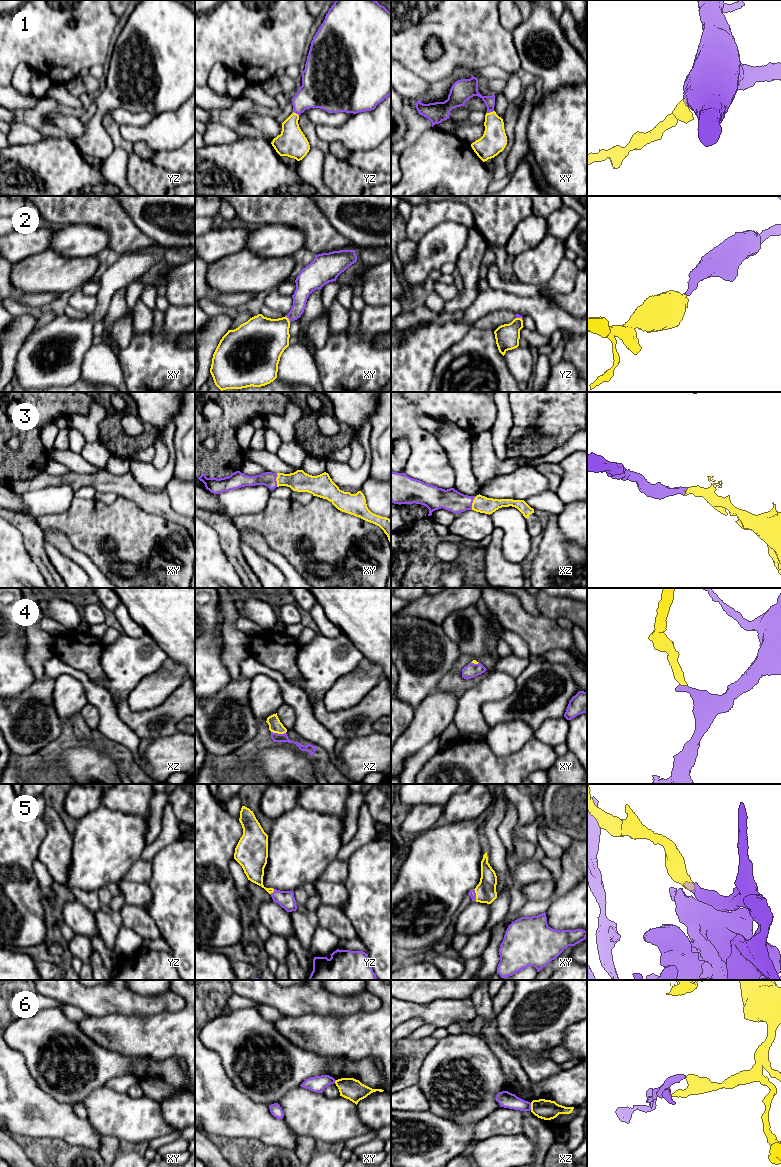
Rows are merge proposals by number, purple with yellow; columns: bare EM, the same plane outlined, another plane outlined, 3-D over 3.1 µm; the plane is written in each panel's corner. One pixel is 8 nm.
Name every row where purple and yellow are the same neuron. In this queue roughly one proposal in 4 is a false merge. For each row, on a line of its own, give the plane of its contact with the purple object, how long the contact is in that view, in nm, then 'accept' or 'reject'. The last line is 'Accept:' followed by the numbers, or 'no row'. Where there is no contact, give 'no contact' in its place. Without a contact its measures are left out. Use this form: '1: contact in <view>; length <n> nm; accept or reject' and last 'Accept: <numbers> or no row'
1: contact in xy; length 60 nm; accept
2: contact in xy; length 60 nm; accept
3: contact in xz; length 120 nm; accept
4: contact in xz; length 120 nm; accept
5: contact in xy; length 100 nm; accept
6: contact in xz; length 60 nm; reject
Accept: 1, 2, 3, 4, 5

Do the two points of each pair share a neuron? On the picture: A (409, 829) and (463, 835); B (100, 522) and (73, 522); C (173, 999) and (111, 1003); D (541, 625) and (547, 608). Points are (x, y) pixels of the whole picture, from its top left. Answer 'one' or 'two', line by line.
A: two
B: one
C: one
D: two

